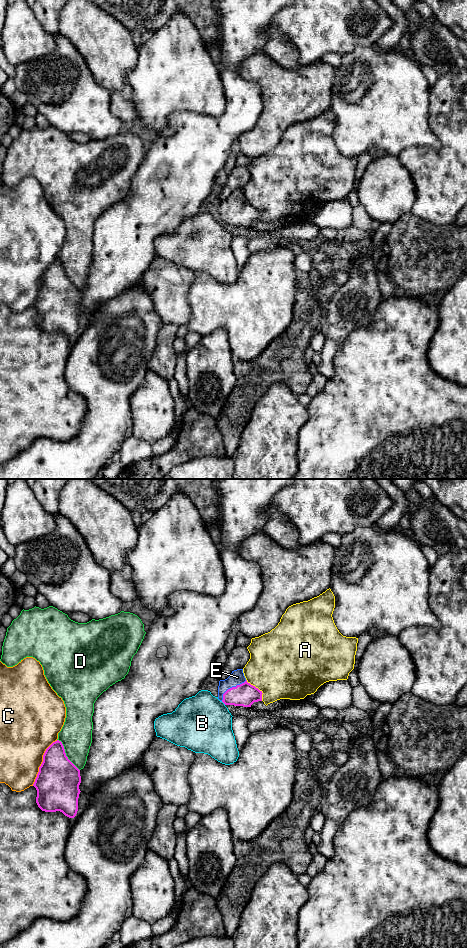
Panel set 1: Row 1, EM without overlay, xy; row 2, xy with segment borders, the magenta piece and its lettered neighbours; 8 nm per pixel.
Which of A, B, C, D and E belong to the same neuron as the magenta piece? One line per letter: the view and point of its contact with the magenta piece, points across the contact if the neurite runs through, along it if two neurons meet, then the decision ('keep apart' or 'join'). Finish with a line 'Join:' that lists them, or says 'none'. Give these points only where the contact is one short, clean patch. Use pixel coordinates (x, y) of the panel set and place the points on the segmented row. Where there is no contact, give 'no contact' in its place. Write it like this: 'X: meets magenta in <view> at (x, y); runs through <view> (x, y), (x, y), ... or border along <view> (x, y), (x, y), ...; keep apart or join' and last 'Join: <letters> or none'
A: meets magenta in xy at (257, 688); keep apart
B: meets magenta in xy at (223, 702); keep apart
C: meets magenta in xy at (42, 762); keep apart
D: meets magenta in xy at (65, 754); keep apart
E: meets magenta in xy at (232, 687); runs through xy (245, 694), (236, 691), (232, 687), (236, 683), (237, 677); join
Join: E

